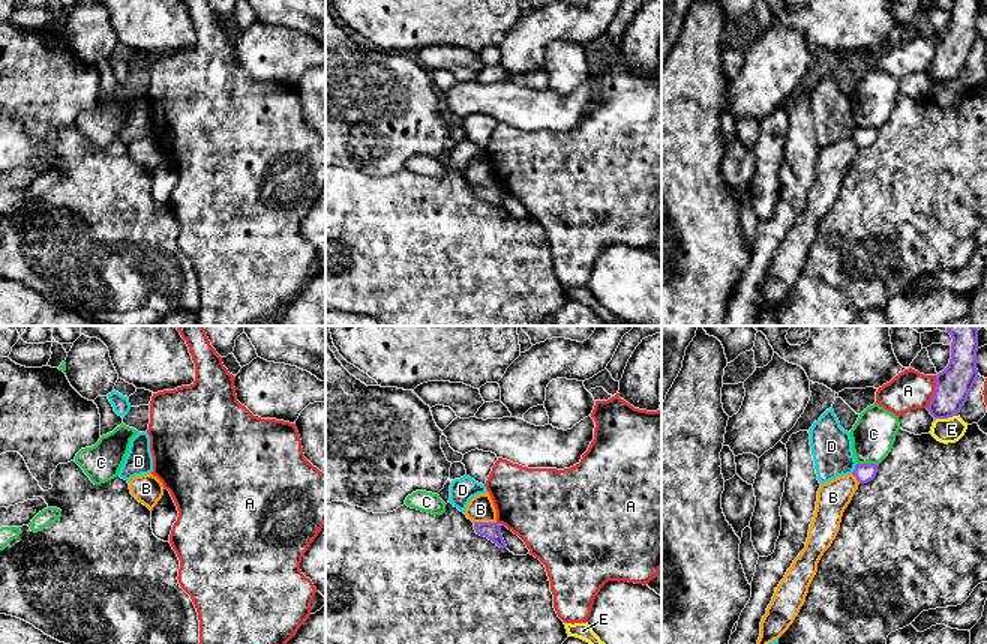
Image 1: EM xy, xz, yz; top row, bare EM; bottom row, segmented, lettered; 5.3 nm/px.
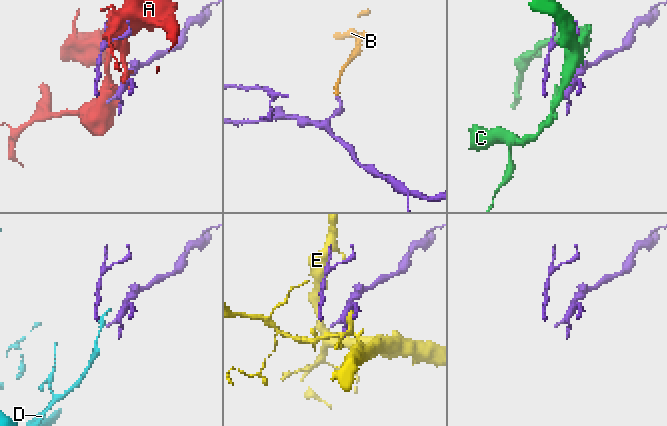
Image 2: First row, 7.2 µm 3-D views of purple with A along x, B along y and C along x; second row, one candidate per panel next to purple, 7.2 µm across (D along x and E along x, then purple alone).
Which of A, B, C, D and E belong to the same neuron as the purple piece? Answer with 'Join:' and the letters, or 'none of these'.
Join: none of these

